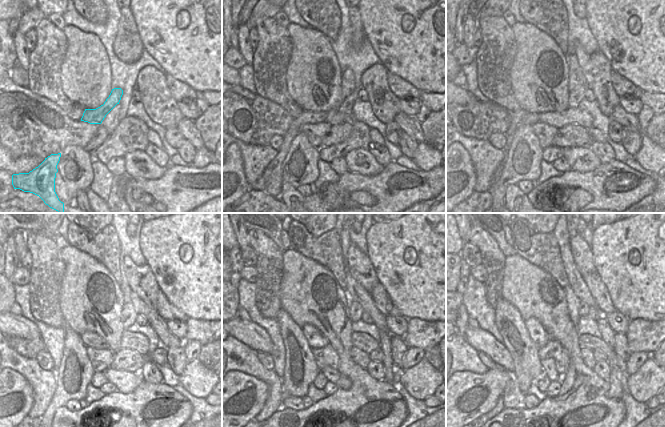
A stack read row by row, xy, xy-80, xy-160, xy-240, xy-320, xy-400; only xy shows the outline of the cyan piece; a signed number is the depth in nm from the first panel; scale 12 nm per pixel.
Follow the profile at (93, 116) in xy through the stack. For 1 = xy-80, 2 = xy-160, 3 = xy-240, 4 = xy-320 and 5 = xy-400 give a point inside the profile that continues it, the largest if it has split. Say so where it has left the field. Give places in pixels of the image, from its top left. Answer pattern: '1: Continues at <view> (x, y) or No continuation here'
1: Continues at xy-80 (270, 181)
2: Continues at xy-160 (575, 76)
3: Continues at xy-240 (124, 287)
4: Continues at xy-320 (344, 234)
5: Continues at xy-400 (571, 233).

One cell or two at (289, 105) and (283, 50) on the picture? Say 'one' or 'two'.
one

